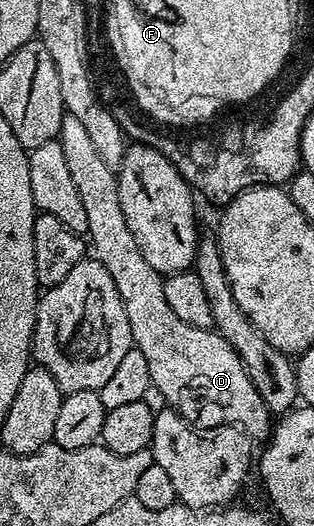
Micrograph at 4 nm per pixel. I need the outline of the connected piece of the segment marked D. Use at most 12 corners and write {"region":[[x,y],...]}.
{"region":[[65,114],[56,141],[88,246],[128,312],[150,382],[189,425],[274,418],[217,330],[164,300],[120,208],[118,176]]}

